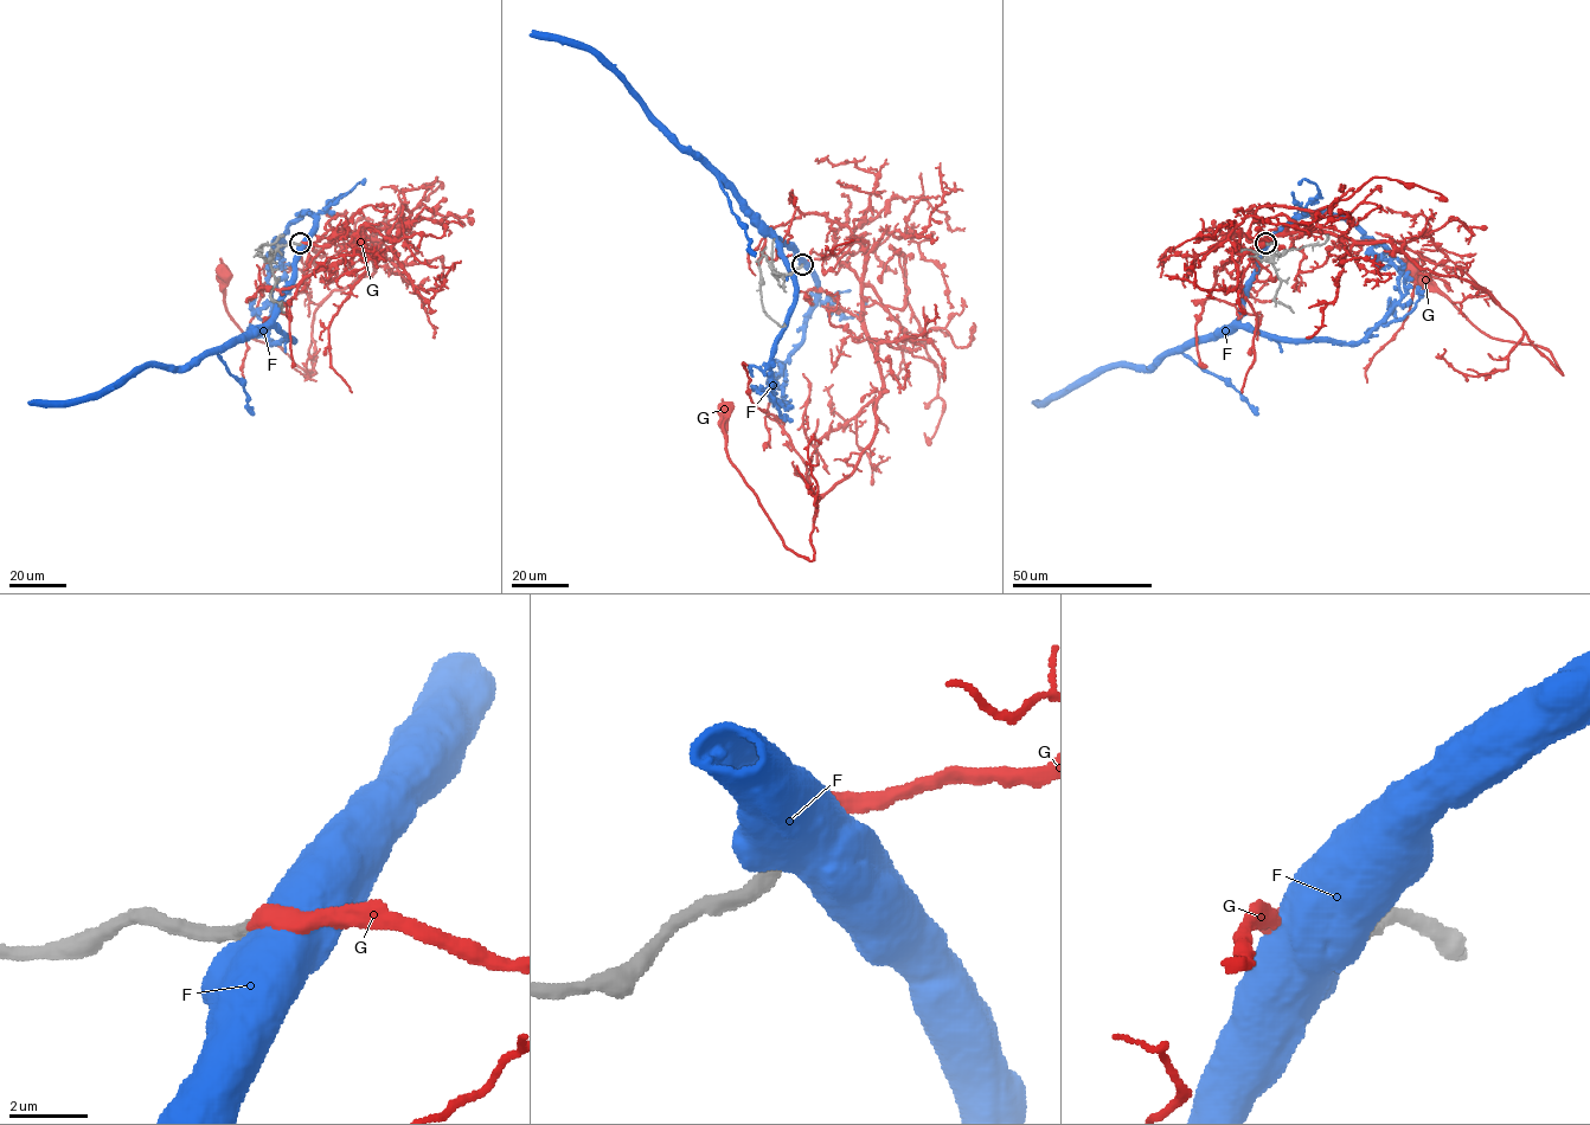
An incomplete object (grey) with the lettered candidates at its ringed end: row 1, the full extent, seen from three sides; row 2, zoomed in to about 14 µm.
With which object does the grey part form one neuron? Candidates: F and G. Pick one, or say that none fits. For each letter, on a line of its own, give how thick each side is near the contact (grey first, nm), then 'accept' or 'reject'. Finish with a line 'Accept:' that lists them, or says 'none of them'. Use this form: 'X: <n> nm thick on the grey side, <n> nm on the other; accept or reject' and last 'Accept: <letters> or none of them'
F: 420 nm thick on the grey side, 750 nm on the other; reject
G: 360 nm thick on the grey side, 360 nm on the other; accept
Accept: G

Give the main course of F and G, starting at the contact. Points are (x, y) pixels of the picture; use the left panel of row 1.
F: (300, 244), (295, 275), (280, 310), (260, 329)
G: (300, 243), (359, 231), (380, 242), (373, 272), (314, 312), (309, 374), (241, 330), (222, 271)

